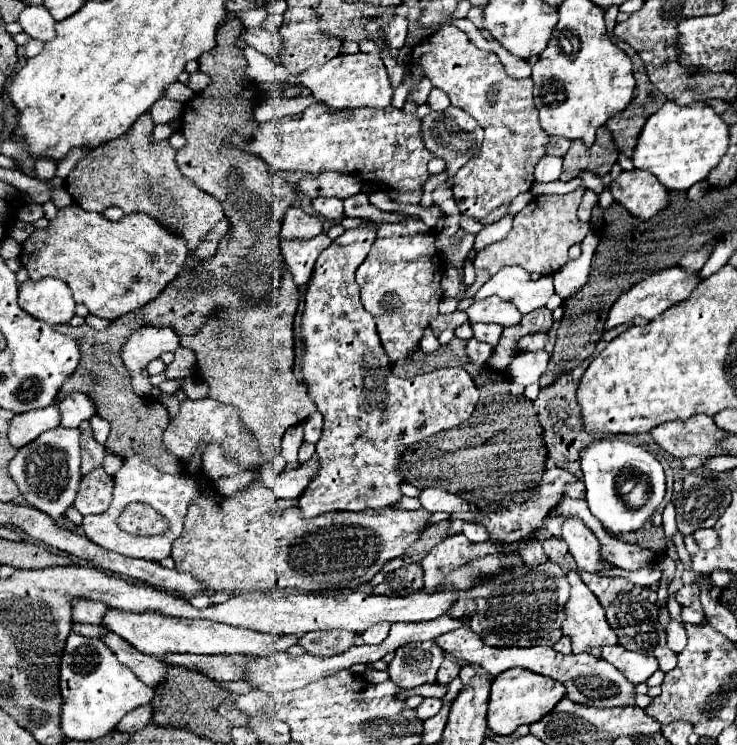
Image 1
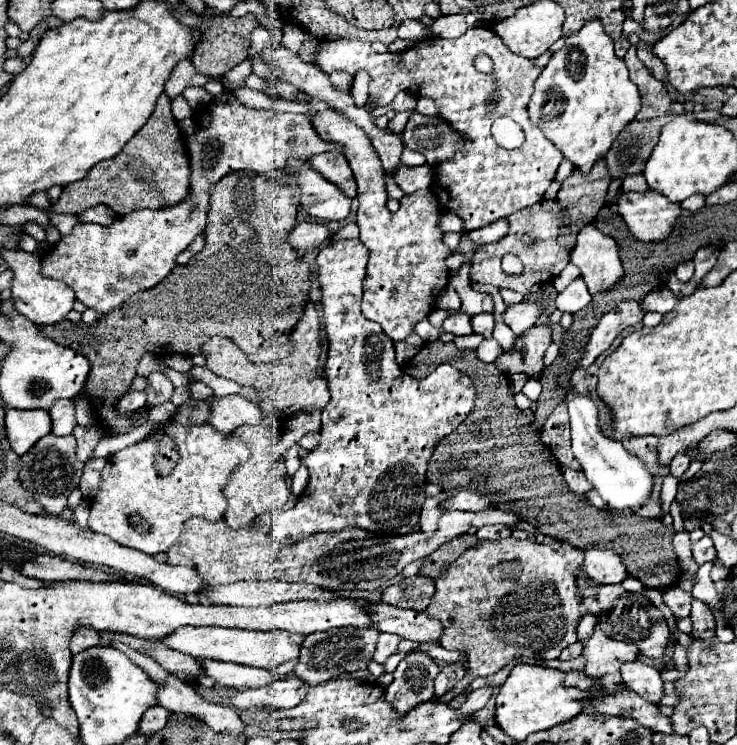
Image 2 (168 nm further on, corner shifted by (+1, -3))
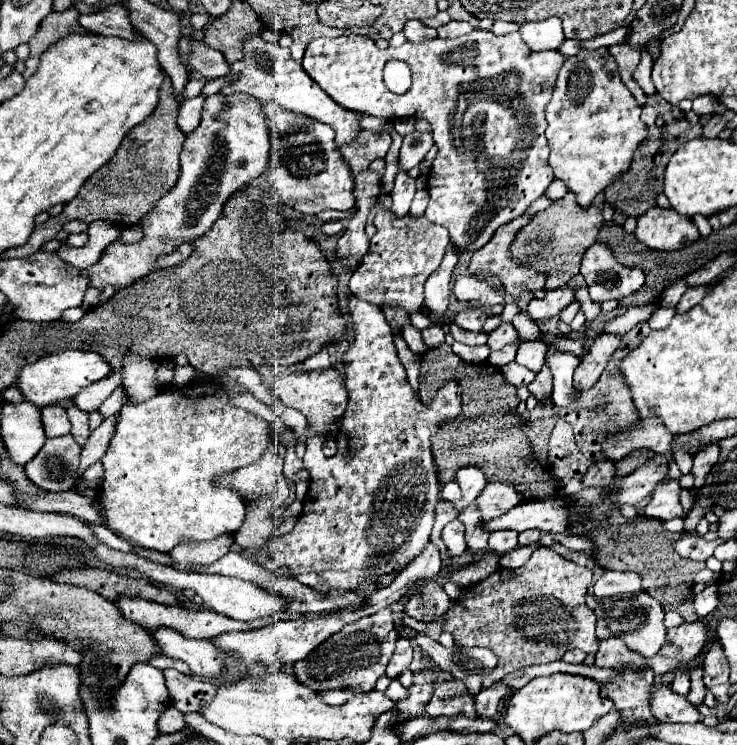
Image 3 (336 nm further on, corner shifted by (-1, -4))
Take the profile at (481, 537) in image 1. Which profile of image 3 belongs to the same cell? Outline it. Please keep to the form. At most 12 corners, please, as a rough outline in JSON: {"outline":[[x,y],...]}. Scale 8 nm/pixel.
{"outline":[[492,532],[488,548],[504,554],[518,546],[518,532]]}

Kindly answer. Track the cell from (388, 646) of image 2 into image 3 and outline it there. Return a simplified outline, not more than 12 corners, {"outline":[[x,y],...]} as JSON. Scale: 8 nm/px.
{"outline":[[398,638],[386,676],[396,678],[412,660],[412,644]]}

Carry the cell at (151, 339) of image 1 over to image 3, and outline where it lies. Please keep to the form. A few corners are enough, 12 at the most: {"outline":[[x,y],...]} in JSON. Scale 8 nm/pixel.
{"outline":[[108,416],[88,438],[78,474],[98,462],[114,436],[118,416]]}

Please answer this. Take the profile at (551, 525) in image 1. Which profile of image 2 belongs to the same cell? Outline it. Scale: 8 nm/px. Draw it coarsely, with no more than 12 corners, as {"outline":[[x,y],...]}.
{"outline":[[480,543],[436,579],[442,699],[556,659],[586,613],[580,549]]}

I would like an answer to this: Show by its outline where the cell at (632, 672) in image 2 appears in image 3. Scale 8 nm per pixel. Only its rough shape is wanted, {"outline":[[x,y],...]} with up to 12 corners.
{"outline":[[668,686],[650,688],[660,722],[698,722],[696,708]]}

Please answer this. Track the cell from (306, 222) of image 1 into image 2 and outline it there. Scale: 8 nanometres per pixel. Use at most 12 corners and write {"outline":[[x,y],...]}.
{"outline":[[298,223],[288,239],[300,255],[324,245],[332,231]]}

